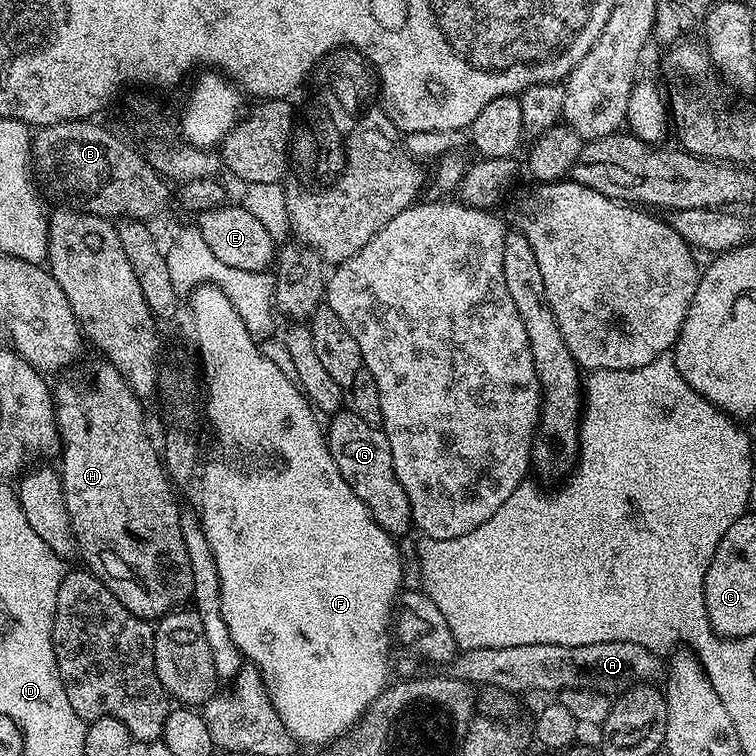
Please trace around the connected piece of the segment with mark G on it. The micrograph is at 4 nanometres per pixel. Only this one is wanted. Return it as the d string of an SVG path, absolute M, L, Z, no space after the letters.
M341 410L331 417L326 424L328 449L342 474L342 478L362 498L362 502L370 510L374 522L382 526L391 536L400 538L407 528L413 527L410 502L406 498L406 490L398 482L394 474L394 462L390 454L388 436L377 425L362 422L358 414L350 410Z

